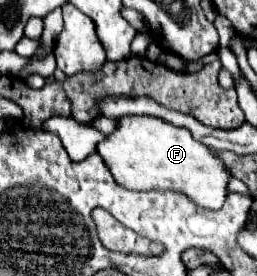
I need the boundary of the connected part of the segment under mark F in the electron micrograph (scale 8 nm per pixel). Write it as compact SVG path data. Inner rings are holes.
M122 116L116 120L116 130L108 134L96 148L114 180L130 190L180 190L198 206L218 210L224 204L230 172L206 148L196 142L186 128L172 126L154 116Z

